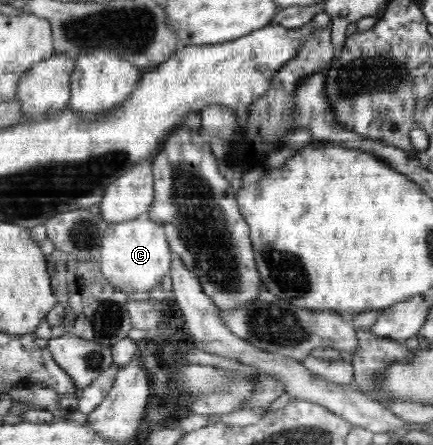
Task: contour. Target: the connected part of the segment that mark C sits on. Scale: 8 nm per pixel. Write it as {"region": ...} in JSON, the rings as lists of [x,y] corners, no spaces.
{"region":[[[145,214],[137,219],[109,225],[101,241],[98,266],[107,282],[125,294],[149,292],[157,287],[170,270],[172,251],[165,236],[165,225],[149,219]]]}

